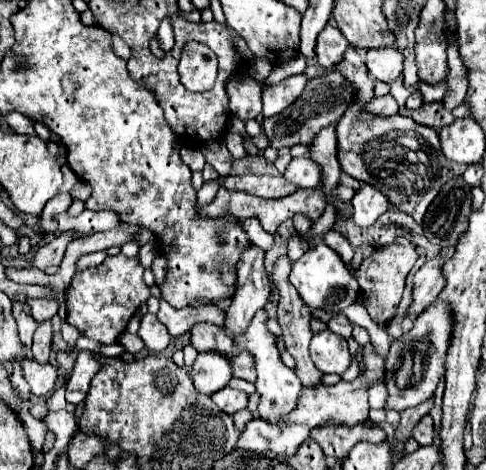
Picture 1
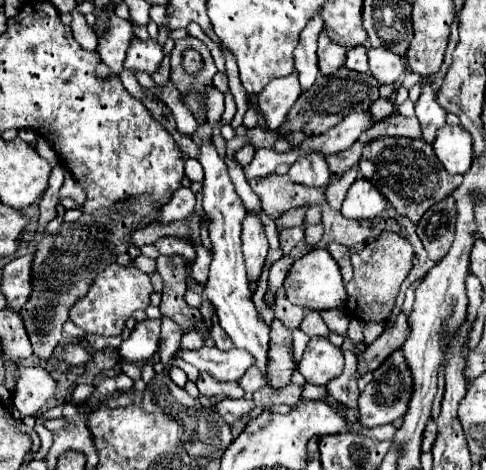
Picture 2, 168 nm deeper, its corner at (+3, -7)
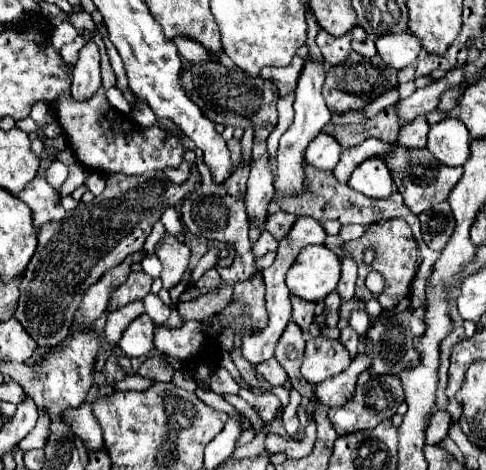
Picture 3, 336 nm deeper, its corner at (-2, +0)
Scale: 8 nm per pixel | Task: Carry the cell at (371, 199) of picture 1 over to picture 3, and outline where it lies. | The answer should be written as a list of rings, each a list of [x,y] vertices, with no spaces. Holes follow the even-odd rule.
[[[381,157],[363,161],[351,173],[349,185],[355,191],[363,193],[365,197],[373,197],[373,199],[387,199],[393,193],[393,179]]]

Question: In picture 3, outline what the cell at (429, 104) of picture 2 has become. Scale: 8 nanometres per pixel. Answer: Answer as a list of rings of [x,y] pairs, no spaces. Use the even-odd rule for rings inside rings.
[[[421,115],[415,121],[411,121],[409,125],[403,125],[397,143],[403,147],[425,147],[425,137],[427,137],[429,129],[431,129],[431,125],[429,125],[427,117]]]

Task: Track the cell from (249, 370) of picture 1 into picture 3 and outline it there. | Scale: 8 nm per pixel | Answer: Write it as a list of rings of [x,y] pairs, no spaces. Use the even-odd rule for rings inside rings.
[[[269,359],[269,361],[263,361],[261,365],[255,367],[257,375],[263,377],[267,383],[271,385],[283,385],[287,381],[287,373],[285,369],[275,361],[275,359]]]

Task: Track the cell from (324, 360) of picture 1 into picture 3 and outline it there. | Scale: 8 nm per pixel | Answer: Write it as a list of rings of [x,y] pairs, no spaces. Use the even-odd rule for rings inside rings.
[[[319,335],[307,341],[301,373],[309,383],[317,385],[347,369],[349,363],[351,357],[349,353],[345,353],[345,347],[337,339]]]

